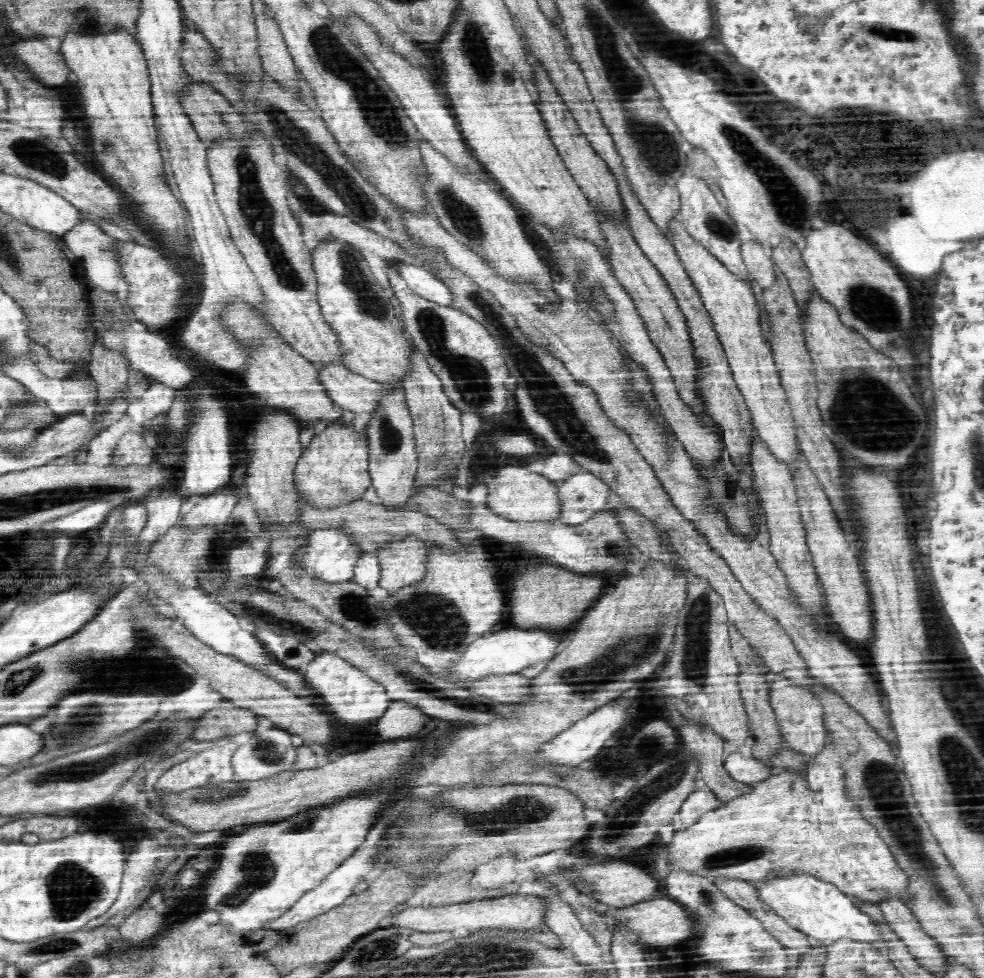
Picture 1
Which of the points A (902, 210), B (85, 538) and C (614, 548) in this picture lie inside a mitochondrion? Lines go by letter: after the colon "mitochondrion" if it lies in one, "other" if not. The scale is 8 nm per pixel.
A: other
B: other
C: mitochondrion

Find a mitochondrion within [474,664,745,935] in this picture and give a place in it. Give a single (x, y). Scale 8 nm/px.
(671, 775)

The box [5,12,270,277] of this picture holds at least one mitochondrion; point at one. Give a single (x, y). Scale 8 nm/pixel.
(33, 153)

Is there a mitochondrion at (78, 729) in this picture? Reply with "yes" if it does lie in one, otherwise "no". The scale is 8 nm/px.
yes

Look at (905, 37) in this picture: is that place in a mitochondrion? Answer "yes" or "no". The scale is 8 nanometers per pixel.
yes

